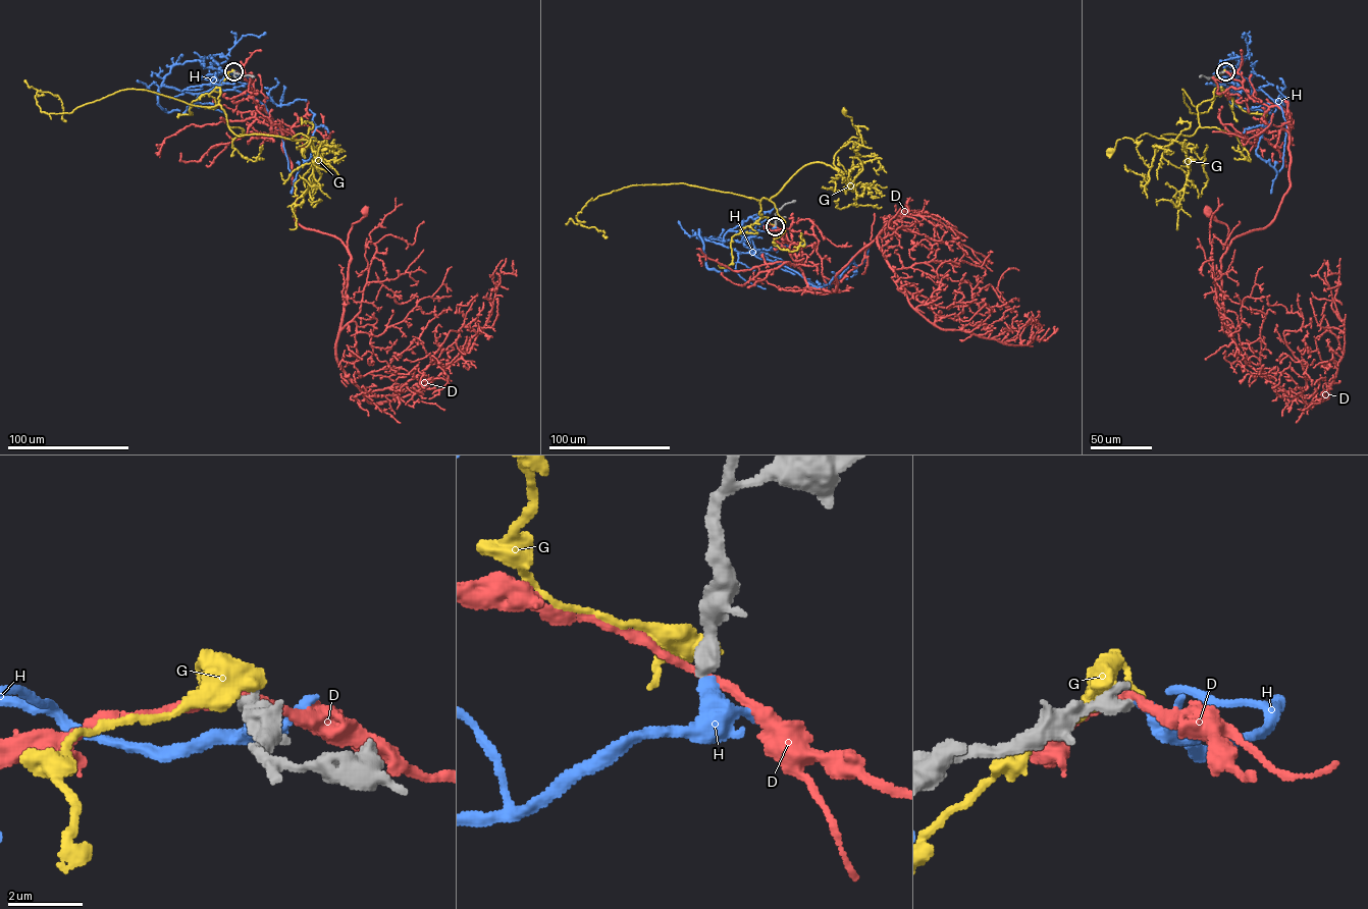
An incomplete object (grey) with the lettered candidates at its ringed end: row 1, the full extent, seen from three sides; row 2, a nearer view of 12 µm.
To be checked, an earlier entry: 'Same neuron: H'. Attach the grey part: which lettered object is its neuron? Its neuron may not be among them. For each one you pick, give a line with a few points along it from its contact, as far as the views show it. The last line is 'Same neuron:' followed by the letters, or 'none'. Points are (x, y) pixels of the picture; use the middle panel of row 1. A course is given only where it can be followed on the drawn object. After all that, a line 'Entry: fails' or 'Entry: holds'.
H: course (775, 226), (750, 236), (750, 250), (817, 287), (840, 275), (852, 257), (859, 265), (871, 244)
Same neuron: H
Entry: holds

